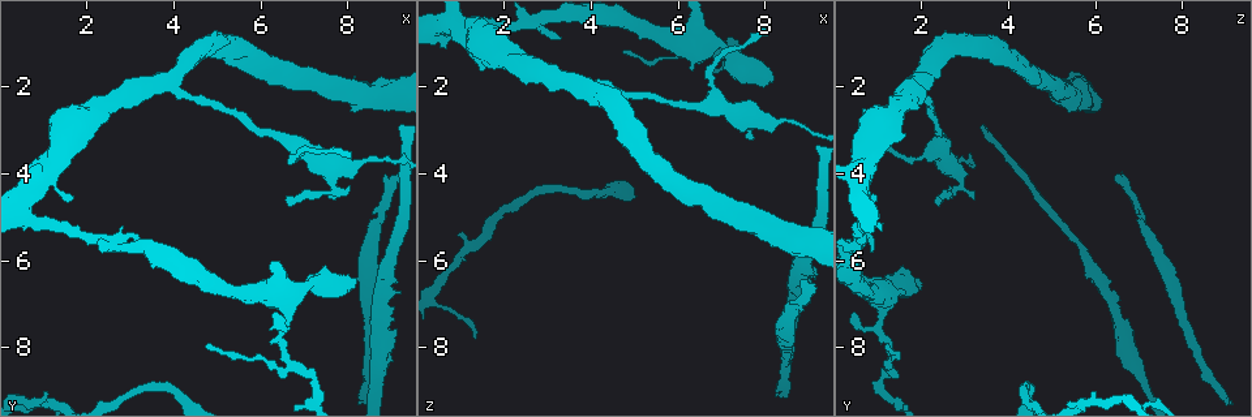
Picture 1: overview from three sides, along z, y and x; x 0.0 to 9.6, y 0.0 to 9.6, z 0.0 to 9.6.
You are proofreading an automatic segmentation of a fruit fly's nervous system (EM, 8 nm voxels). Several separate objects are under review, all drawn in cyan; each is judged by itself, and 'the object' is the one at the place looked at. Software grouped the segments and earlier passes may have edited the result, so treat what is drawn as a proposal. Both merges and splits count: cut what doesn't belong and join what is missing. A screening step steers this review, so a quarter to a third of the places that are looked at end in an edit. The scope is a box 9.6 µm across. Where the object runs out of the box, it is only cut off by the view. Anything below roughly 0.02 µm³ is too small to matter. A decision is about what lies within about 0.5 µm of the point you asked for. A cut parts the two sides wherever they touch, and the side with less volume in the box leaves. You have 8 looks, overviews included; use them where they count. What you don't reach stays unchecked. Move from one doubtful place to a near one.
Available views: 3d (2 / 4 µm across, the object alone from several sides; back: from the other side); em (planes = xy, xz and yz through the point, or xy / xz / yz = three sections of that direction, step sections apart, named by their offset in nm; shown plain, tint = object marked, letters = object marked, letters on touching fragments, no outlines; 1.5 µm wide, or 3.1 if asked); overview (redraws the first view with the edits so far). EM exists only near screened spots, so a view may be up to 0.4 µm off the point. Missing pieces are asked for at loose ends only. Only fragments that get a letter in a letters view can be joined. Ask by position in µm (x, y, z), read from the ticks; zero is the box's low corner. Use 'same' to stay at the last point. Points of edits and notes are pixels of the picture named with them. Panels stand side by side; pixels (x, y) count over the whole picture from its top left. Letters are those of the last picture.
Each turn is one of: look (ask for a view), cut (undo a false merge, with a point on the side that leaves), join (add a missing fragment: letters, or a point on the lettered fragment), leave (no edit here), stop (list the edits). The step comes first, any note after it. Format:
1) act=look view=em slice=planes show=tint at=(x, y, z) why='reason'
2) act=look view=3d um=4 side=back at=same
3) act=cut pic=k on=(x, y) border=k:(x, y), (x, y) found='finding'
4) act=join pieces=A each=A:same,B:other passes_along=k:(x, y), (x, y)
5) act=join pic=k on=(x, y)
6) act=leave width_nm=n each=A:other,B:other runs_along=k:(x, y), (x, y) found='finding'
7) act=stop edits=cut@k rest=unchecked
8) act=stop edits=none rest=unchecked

act=look view=em slice=planes show=tint at=(8.20, 6.45, 1.80) why='stops while still wide'

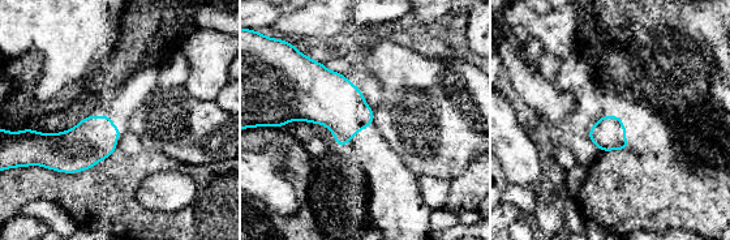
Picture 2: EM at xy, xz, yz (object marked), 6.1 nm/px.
act=look view=em slice=planes show=letters at=same why='see the neighbours'

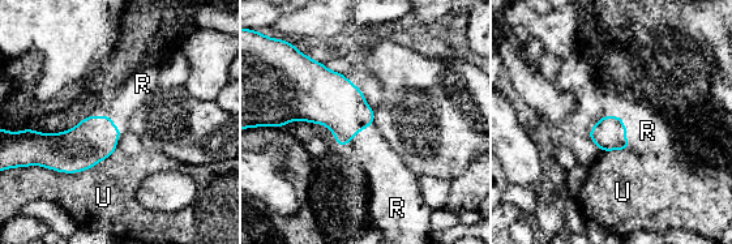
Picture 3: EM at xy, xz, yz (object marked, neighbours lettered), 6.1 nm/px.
act=join pieces=R each=R:same,U:other found='it goes on there'

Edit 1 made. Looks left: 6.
act=look view=overview why='see it whole again'

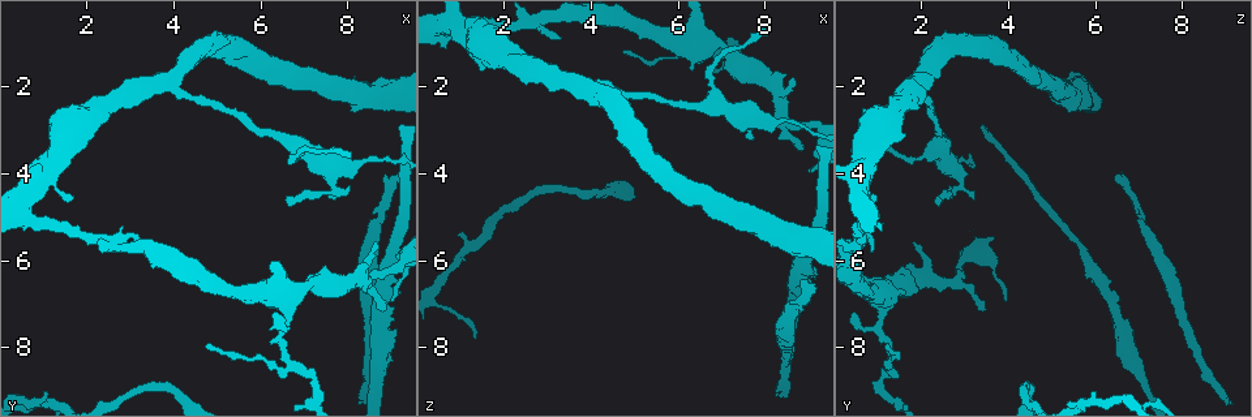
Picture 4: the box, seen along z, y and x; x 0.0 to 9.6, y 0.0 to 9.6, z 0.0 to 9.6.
act=look view=em slice=yz step=8 show=tint at=(8.65, 5.25, 7.25) why='thick turns thin'

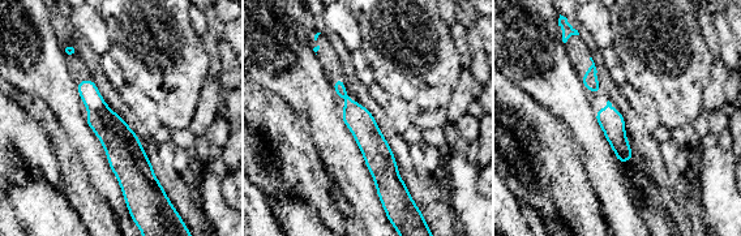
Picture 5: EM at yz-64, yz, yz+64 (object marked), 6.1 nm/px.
act=look view=em slice=planes show=letters at=same why='another direction'

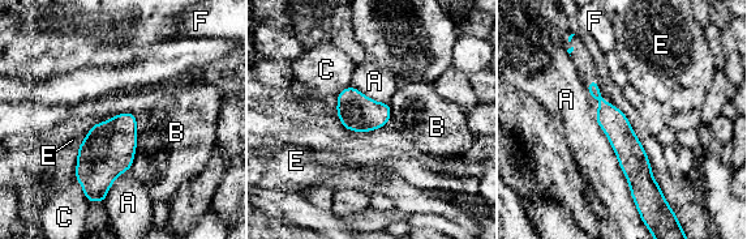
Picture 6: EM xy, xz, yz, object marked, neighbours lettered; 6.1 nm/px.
act=leave width_nm=170 each=A:other,B:other,C:other,E:other,F:other runs_along=6:(593, 84), (631, 154), (636, 190) found='all the same neuron'

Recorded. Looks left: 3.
act=look view=3d um=4 at=(8.65, 8.75, 7.00) why='calibre changes'

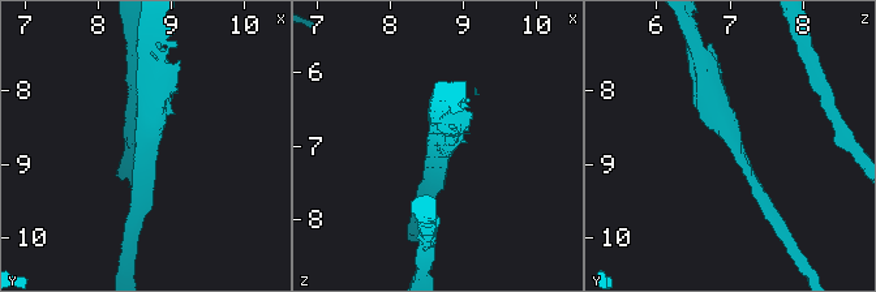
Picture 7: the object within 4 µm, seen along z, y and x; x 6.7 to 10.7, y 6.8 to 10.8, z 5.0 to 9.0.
act=look view=em slice=planes show=letters at=(8.60, 8.70, 7.00)

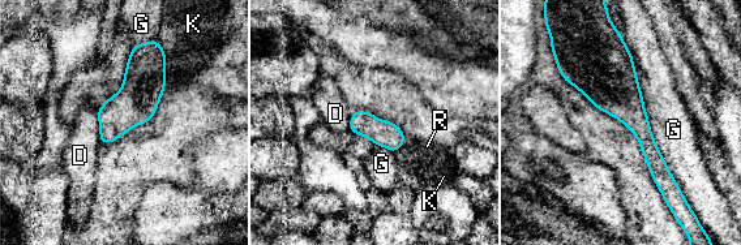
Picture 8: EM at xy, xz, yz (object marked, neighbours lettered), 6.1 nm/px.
act=leave width_nm=160 each=D:other,G:other,K:other,R:other runs_along=8:(616, 47), (616, 91), (663, 188) found='continuous, no second neuron'

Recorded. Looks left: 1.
act=stop edits=join@3 rest=unchecked

